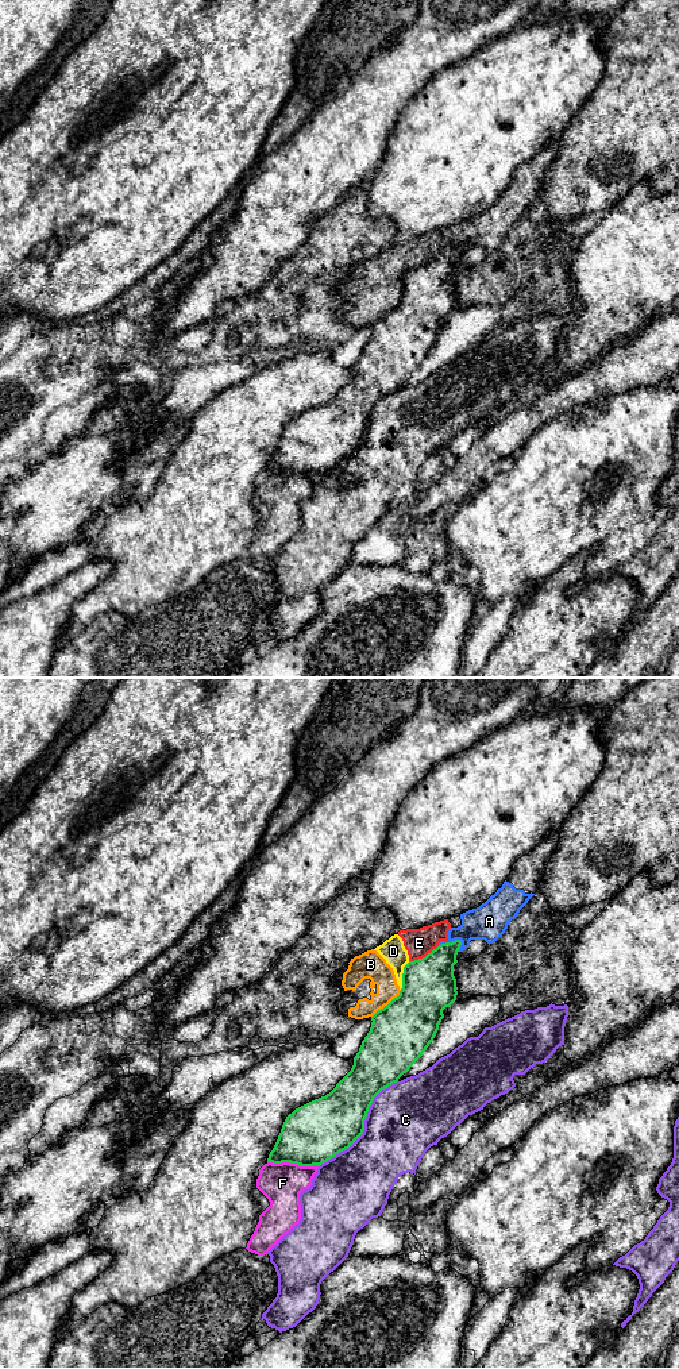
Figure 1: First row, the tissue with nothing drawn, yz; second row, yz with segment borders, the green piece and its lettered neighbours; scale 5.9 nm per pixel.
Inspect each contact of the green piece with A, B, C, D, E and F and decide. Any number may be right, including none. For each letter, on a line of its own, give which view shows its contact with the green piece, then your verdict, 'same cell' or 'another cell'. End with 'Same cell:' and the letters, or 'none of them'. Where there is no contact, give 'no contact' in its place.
A: meets green in yz; another cell
B: meets green in yz; another cell
C: meets green in yz; another cell
D: meets green in yz; another cell
E: meets green in yz; another cell
F: meets green in yz; another cell
Same cell: none of them

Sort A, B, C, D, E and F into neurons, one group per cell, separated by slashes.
A B D E / C / F

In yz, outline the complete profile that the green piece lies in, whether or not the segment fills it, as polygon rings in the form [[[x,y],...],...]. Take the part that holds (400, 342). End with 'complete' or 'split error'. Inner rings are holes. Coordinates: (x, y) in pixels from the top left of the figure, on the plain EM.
[[[460,248],[441,252],[425,266],[409,270],[404,275],[400,304],[371,325],[370,340],[354,366],[351,379],[329,402],[296,417],[286,425],[267,471],[320,475],[348,458],[363,443],[364,428],[374,406],[397,392],[423,365],[444,327],[443,319],[456,309],[454,274],[458,271],[460,254]]] | complete

